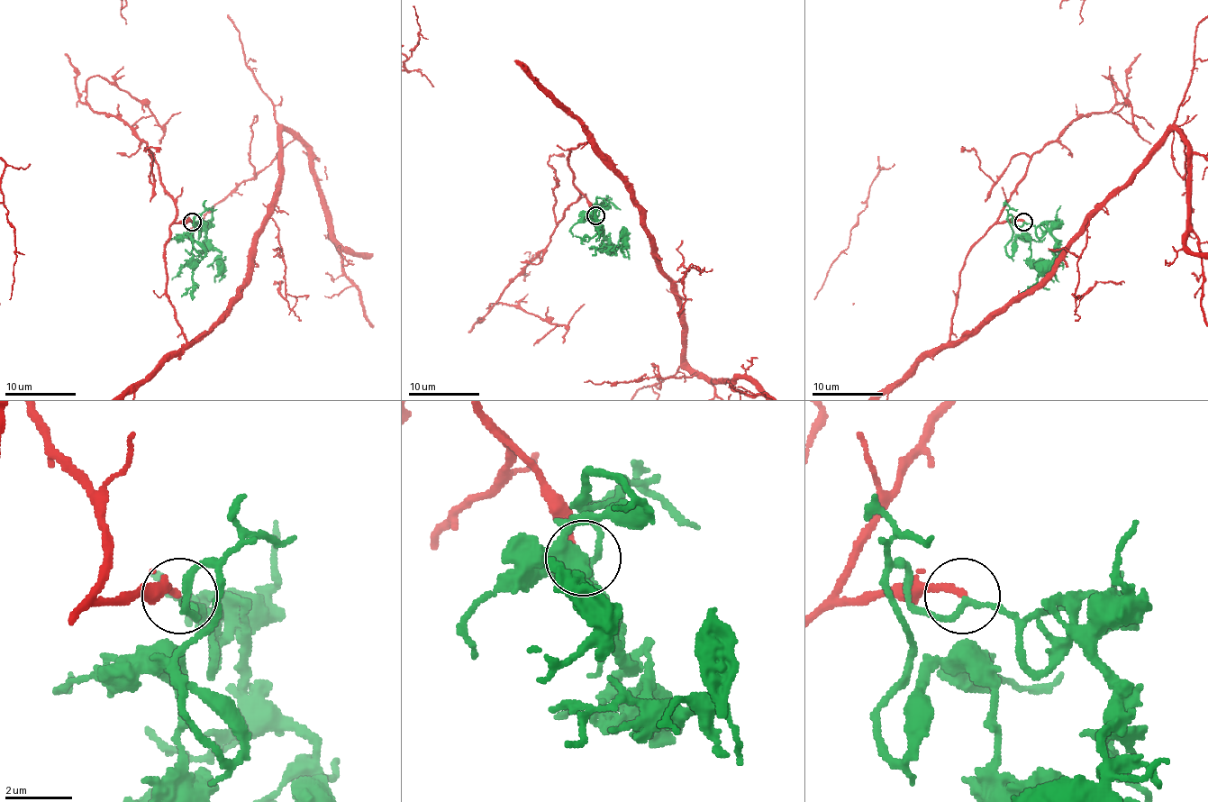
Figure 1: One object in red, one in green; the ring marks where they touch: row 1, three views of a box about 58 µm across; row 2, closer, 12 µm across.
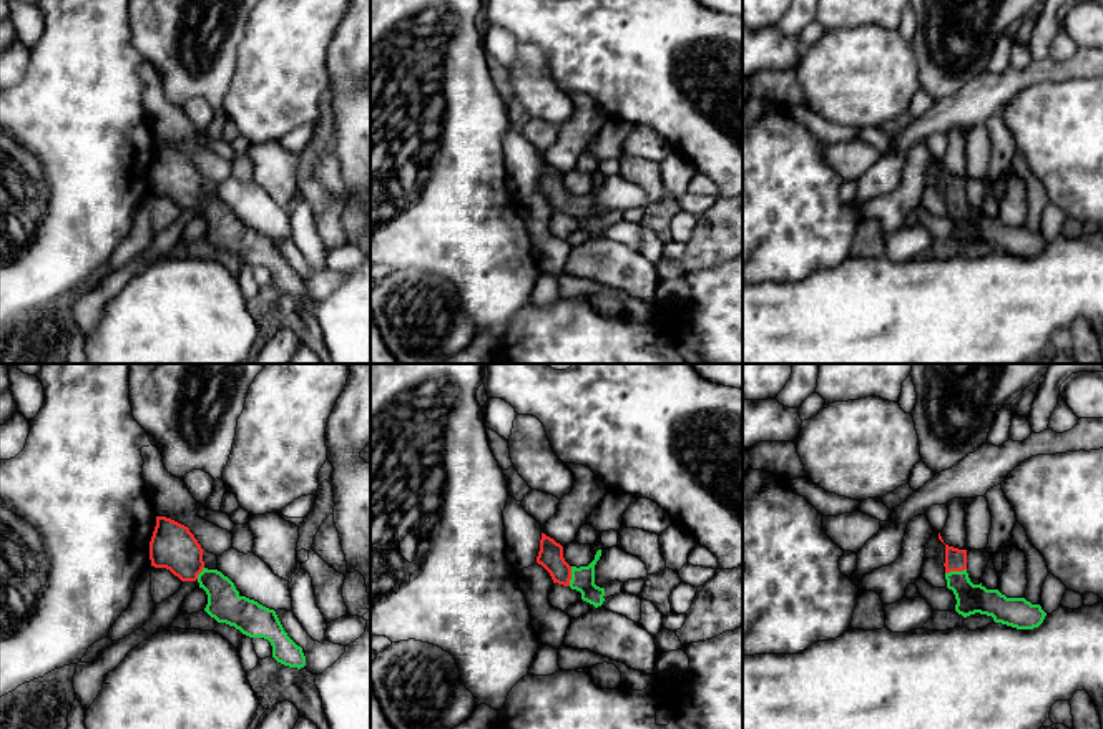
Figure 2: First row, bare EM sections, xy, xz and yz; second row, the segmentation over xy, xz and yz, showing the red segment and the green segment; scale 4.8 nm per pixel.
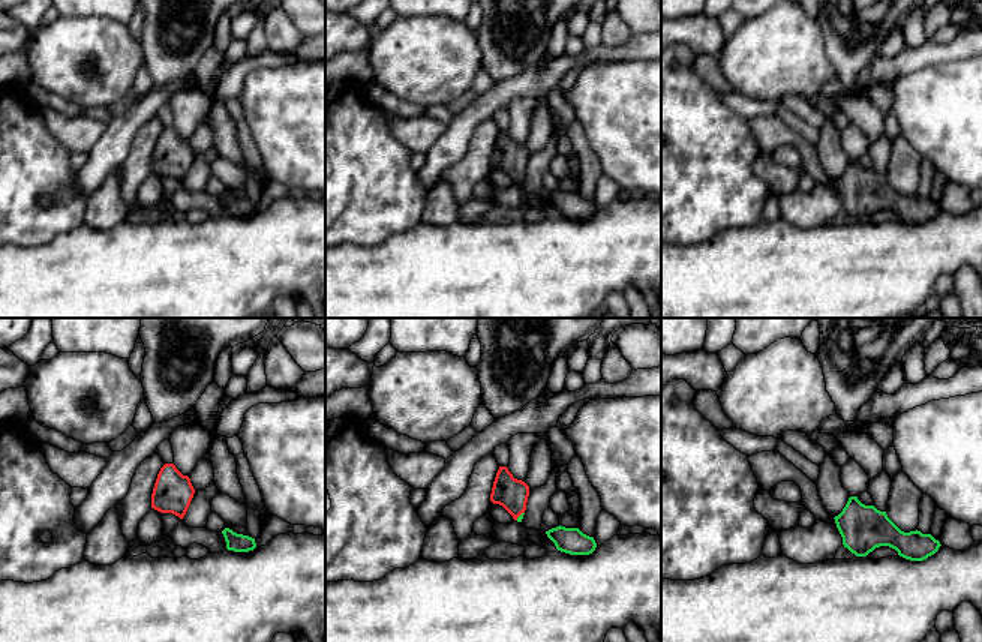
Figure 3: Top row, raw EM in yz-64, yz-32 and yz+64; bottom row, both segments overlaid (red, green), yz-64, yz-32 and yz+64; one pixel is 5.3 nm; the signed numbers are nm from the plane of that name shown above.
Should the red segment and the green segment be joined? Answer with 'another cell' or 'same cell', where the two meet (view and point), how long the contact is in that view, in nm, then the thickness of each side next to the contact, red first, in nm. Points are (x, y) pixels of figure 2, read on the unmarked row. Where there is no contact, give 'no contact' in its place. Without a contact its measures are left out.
another cell; contact yz (955, 198); length 110 nm; calibres 110 and 140 nm

